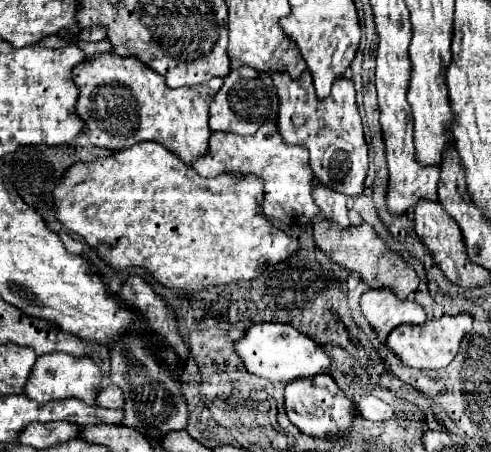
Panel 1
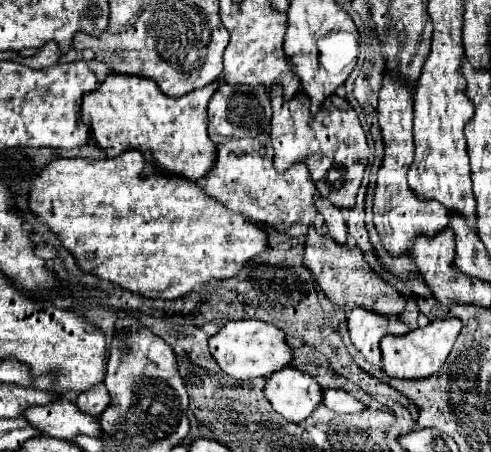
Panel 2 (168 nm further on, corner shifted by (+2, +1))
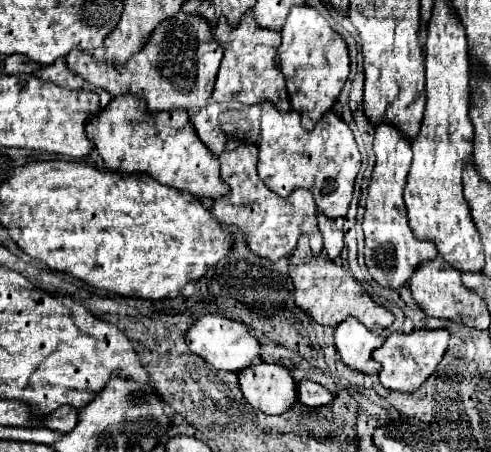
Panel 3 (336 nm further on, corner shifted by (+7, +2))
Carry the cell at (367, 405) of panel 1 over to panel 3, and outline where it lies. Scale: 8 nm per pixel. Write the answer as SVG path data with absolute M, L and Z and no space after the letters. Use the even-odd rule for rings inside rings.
M301 380L297 384L297 390L299 390L299 402L305 406L311 406L311 408L319 408L319 406L325 406L335 400L333 392L329 392L325 386L321 386L313 380Z

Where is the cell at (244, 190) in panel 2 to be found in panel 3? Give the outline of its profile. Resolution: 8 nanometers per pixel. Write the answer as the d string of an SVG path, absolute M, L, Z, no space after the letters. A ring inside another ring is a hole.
M241 144L235 150L225 150L219 154L221 162L221 180L229 186L229 194L225 198L217 198L213 202L213 216L223 222L237 226L245 232L249 248L261 258L279 260L291 254L297 246L297 240L303 232L311 234L315 230L317 206L313 202L313 194L307 190L293 190L289 198L281 198L269 190L261 178L257 176L258 148L254 144Z

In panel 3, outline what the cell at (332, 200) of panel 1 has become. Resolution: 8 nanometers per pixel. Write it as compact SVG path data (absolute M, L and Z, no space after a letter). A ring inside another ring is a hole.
M319 214L317 222L319 222L319 230L323 234L325 254L327 254L327 258L335 260L343 250L343 232L337 228L335 220L333 218L325 218L325 214Z

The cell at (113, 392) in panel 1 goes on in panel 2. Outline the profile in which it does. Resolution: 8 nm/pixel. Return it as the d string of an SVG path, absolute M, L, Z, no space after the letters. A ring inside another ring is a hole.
M100 383L98 387L94 387L92 391L88 393L82 393L78 395L78 399L74 401L76 407L82 411L82 413L88 413L92 417L96 417L98 413L102 413L106 409L106 403L108 403L108 395L106 395L106 387L104 383Z

